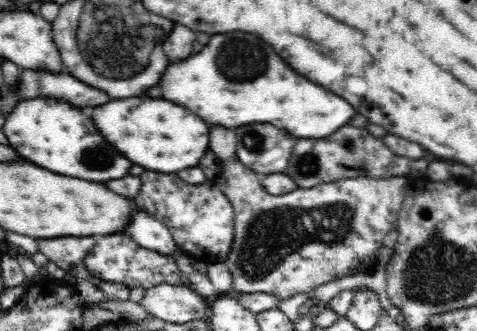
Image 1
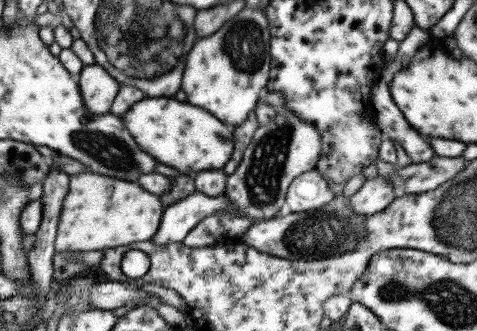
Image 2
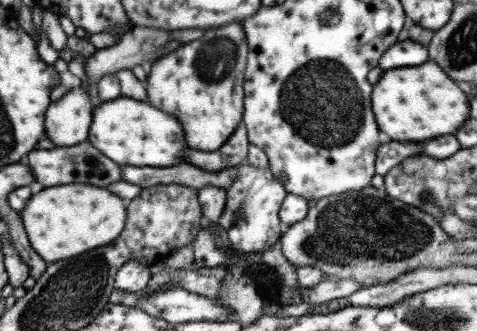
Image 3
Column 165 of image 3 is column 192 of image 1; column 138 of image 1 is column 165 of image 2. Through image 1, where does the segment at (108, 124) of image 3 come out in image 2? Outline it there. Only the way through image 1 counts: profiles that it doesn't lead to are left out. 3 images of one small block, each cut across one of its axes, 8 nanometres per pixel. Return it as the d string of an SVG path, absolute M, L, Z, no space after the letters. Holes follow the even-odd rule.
M143 98L123 114L123 126L135 144L153 156L159 164L179 172L223 170L233 150L233 128L227 128L203 108L177 102L173 98Z

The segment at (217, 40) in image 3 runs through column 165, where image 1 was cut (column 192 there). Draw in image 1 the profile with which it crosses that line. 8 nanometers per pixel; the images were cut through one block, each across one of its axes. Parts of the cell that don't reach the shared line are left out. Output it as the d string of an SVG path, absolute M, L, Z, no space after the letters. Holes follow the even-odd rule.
M244 32L216 34L198 54L170 62L170 68L166 68L158 86L164 100L188 108L200 116L208 128L222 126L236 130L242 124L270 122L294 136L318 140L348 124L354 114L346 100L298 76L264 40Z

